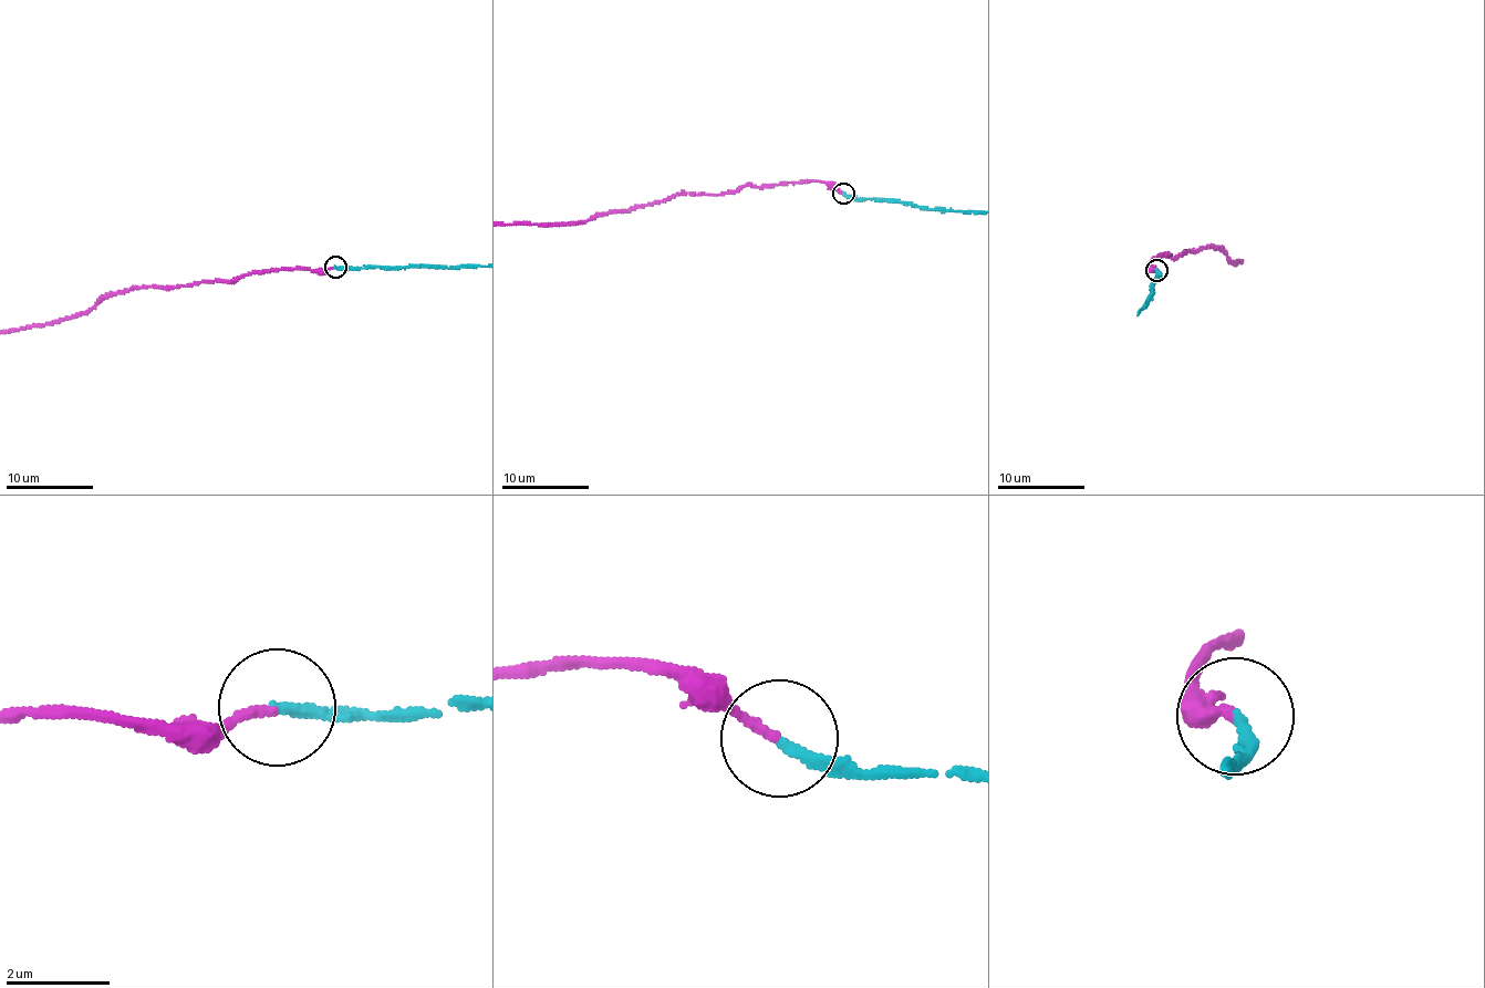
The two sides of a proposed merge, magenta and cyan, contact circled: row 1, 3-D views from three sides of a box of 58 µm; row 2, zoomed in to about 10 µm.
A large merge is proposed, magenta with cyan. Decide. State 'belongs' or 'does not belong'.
belongs

